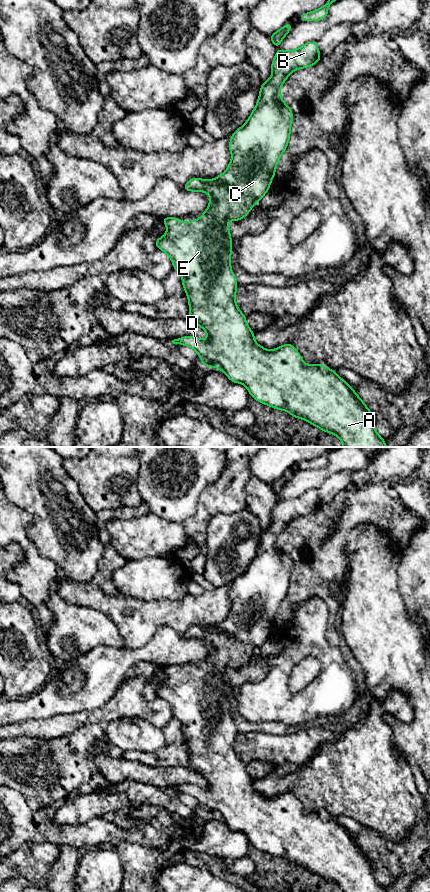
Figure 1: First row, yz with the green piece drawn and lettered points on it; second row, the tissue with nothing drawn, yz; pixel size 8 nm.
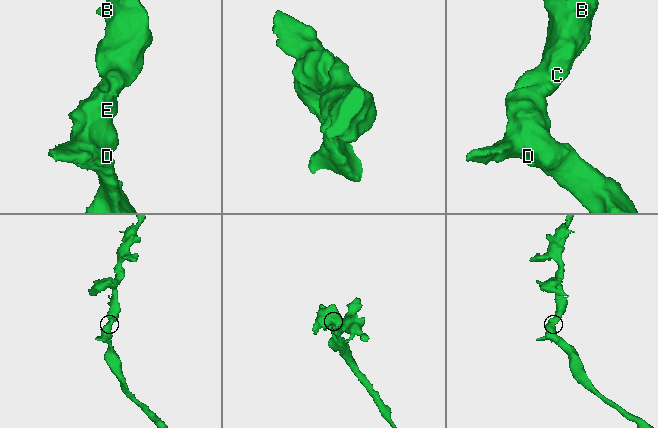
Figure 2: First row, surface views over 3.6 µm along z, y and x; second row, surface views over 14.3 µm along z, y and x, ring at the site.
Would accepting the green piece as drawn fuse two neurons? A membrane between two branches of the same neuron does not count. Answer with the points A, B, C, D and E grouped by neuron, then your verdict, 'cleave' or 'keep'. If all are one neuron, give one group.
groups A B C D E; keep

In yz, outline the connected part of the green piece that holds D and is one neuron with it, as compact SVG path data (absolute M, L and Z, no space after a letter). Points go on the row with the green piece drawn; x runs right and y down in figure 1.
M317 41L307 42L293 51L276 50L276 56L271 63L270 80L262 82L254 110L247 122L235 130L230 138L229 151L232 159L227 170L213 180L193 177L183 185L187 192L199 191L209 194L211 200L205 212L201 214L201 218L190 222L183 222L176 217L161 219L167 226L167 233L155 239L156 248L171 258L174 270L181 274L182 284L189 299L188 320L203 328L208 334L207 341L184 336L171 342L176 345L189 346L197 351L201 364L209 368L216 367L222 370L230 381L245 385L250 396L258 402L278 410L285 410L293 417L306 420L324 432L339 437L343 442L343 447L387 447L385 440L374 428L371 411L344 379L324 365L306 365L291 343L286 343L274 350L266 350L258 345L254 340L255 333L247 325L246 316L238 309L235 302L238 284L230 265L232 239L227 222L229 220L239 221L247 216L252 207L269 191L278 161L289 143L293 112L281 98L282 84L295 70L311 67L321 59Z

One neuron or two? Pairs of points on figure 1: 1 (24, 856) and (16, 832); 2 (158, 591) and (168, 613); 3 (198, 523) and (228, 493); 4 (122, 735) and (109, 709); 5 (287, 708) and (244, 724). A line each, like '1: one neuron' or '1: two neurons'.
1: two neurons
2: two neurons
3: one neuron
4: two neurons
5: two neurons

